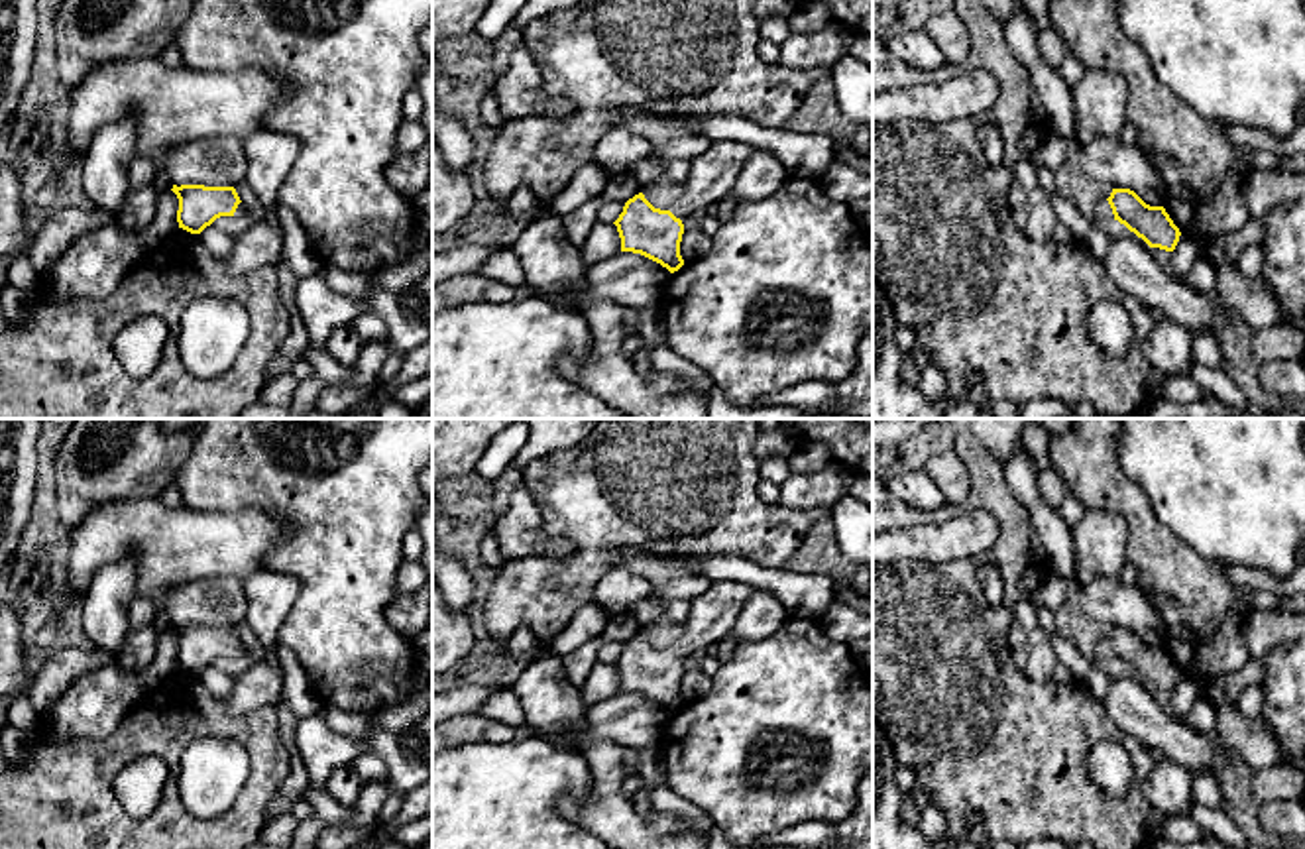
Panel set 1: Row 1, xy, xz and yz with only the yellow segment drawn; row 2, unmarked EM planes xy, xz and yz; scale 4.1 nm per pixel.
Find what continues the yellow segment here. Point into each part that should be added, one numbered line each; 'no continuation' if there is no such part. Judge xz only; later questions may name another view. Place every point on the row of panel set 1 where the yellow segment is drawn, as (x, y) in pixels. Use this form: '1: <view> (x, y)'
1: xz (712, 175)

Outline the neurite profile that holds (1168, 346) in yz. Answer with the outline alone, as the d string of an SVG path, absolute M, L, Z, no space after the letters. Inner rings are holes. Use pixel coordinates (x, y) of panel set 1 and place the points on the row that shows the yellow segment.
M1162 318L1142 342L1142 352L1156 371L1163 377L1185 373L1193 364L1193 334L1179 322Z

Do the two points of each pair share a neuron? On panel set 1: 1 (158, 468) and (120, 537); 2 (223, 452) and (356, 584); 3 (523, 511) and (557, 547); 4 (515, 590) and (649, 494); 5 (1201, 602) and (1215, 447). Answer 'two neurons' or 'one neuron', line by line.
1: two neurons
2: one neuron
3: one neuron
4: one neuron
5: two neurons

